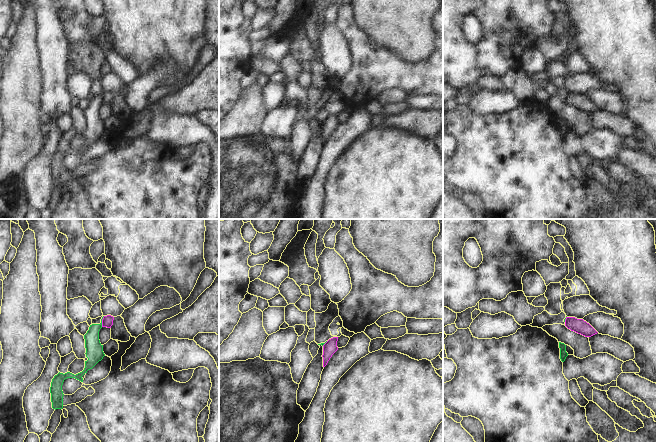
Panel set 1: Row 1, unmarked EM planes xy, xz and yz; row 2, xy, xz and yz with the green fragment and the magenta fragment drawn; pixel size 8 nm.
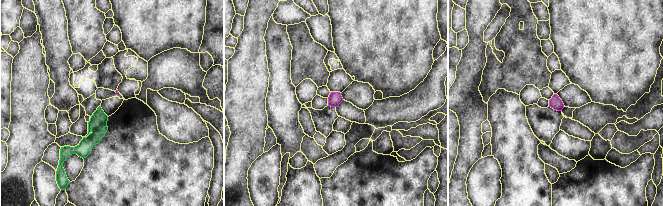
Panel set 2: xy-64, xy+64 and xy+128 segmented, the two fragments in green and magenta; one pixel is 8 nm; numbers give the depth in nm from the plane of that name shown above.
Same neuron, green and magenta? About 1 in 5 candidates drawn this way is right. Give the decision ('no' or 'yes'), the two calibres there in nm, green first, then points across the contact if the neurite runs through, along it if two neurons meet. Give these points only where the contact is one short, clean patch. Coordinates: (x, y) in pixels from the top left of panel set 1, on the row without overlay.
no | 140/90 nm | along xy (104, 92), (101, 102)

